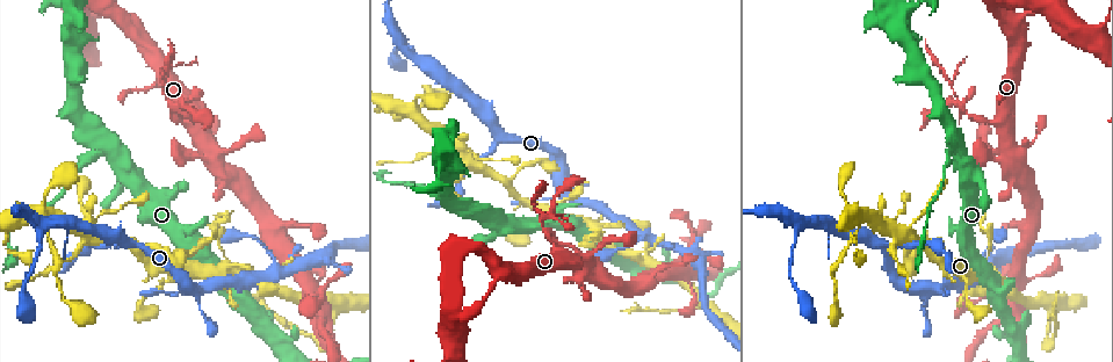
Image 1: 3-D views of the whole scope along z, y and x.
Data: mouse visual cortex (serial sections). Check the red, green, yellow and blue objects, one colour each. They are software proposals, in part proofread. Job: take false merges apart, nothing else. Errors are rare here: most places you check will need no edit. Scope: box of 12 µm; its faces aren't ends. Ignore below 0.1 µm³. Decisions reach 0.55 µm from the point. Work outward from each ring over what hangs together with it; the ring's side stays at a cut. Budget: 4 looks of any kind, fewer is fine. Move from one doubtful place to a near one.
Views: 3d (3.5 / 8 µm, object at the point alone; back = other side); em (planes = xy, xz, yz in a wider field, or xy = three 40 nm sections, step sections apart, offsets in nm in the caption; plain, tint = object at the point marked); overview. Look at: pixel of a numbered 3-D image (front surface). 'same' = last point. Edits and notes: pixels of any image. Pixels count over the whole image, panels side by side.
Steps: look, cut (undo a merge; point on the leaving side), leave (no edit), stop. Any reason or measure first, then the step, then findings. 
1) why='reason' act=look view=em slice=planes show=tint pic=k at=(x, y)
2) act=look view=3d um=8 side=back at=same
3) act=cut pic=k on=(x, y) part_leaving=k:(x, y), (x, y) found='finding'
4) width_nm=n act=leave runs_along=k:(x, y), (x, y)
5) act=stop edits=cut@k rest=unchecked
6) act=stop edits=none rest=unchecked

why='a fork' act=look view=3d um=8 pic=1 at=(475, 203)

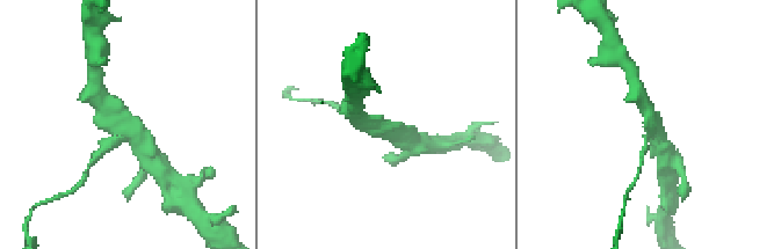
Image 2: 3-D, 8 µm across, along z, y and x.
act=look view=em slice=planes show=tint pic=2 at=(122, 131)

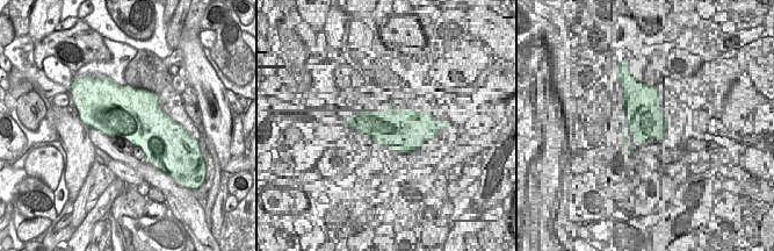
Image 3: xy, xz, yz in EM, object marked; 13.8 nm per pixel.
width_nm=700 act=leave runs_along=2:(146, 151), (101, 103) found='continuous, no second cell'

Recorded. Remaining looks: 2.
act=look view=3d um=3.5 pic=1 at=(257, 241)

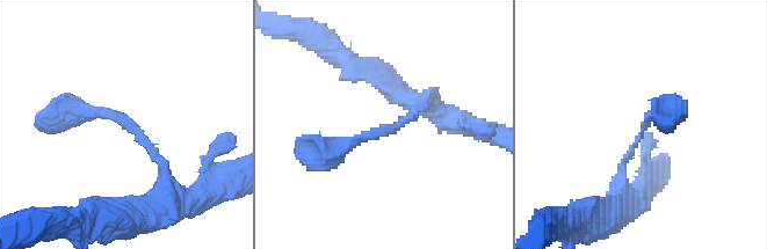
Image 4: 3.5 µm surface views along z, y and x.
act=look view=em slice=xy step=3 show=tint pic=4 at=(643, 130)

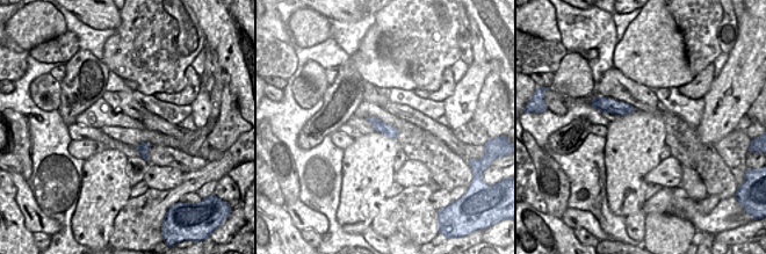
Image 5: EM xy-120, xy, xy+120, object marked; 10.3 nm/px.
width_nm=120 act=leave runs_along=4:(165, 189), (161, 163), (118, 117), (62, 114) found='continuous, no second cell'

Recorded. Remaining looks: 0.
act=stop edits=none rest=unchecked

